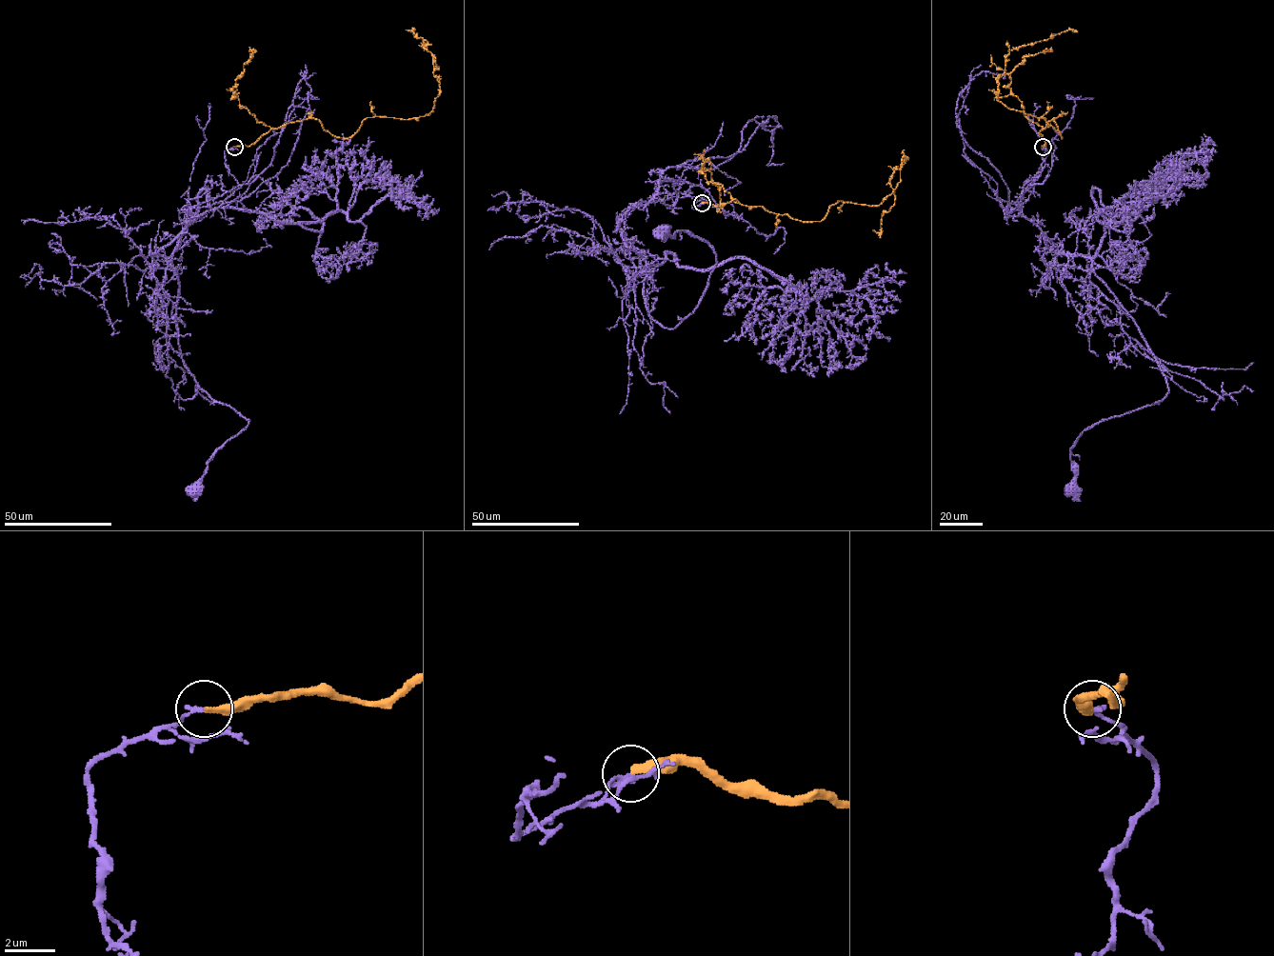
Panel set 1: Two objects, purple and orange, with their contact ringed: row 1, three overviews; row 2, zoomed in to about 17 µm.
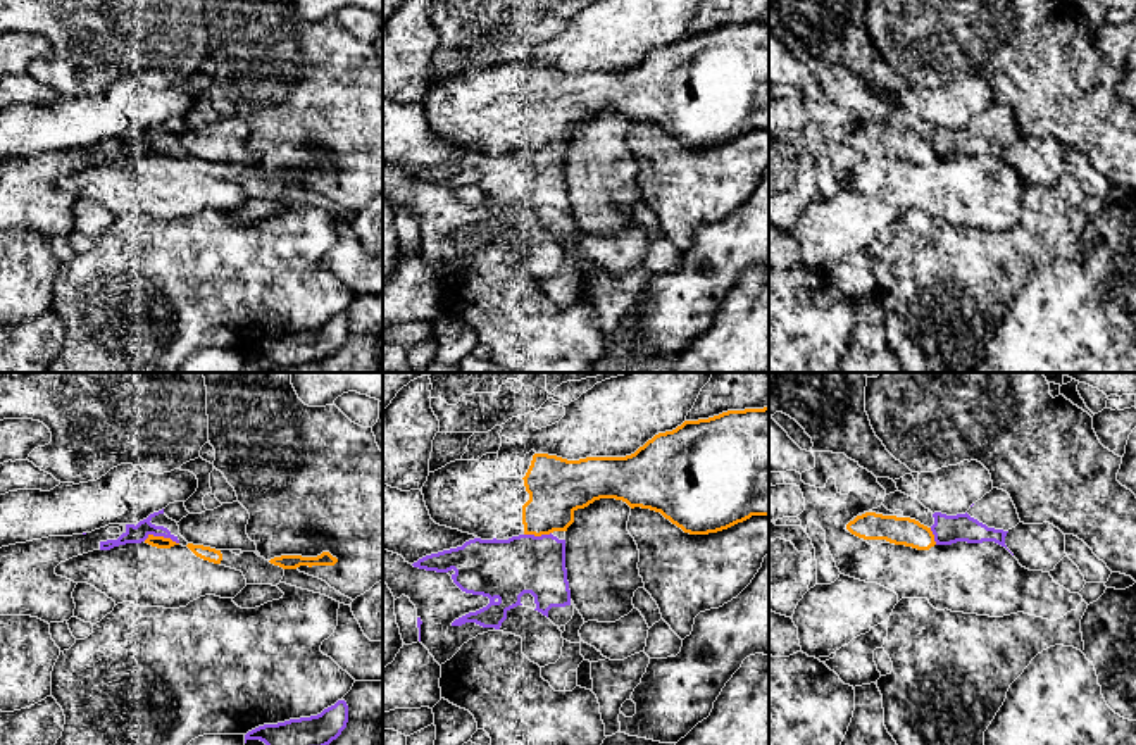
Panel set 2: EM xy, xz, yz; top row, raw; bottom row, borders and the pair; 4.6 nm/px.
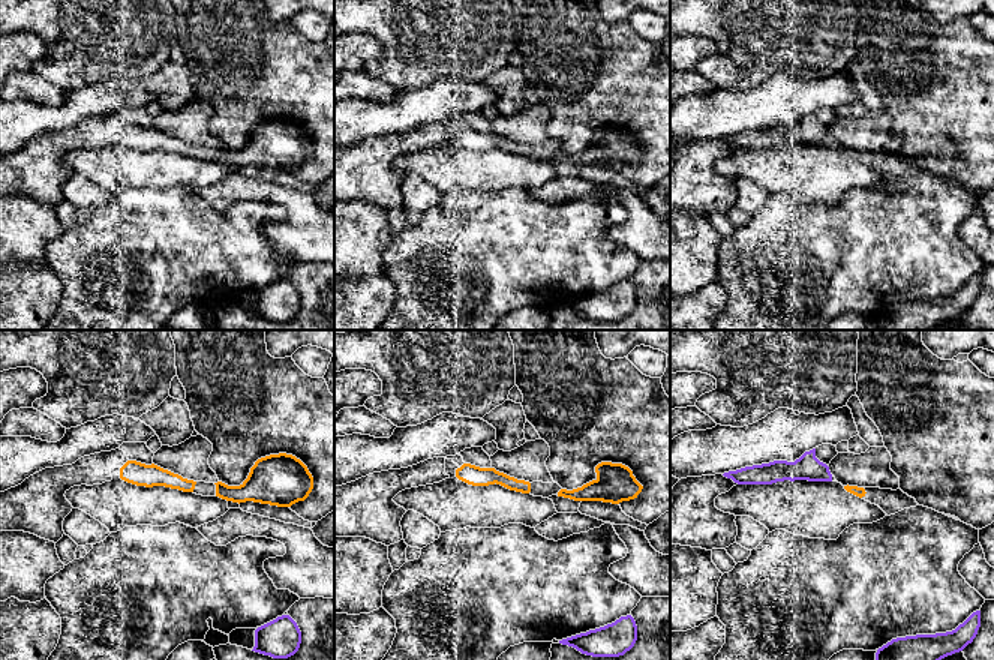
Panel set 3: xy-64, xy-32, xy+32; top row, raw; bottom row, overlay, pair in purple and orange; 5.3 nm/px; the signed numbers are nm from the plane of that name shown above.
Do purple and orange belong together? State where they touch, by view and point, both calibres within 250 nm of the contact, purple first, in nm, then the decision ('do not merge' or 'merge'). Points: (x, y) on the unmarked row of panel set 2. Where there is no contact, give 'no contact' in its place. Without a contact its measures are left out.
meets purple in xy at (161, 149); 90 nm thick on the purple side, 60 nm on the other; do not merge

